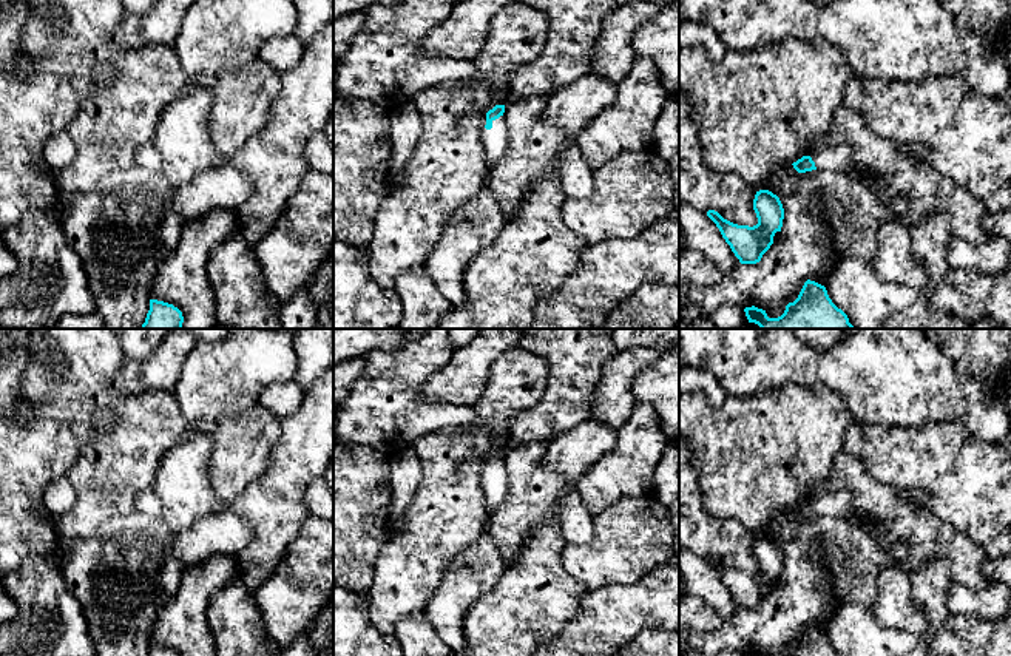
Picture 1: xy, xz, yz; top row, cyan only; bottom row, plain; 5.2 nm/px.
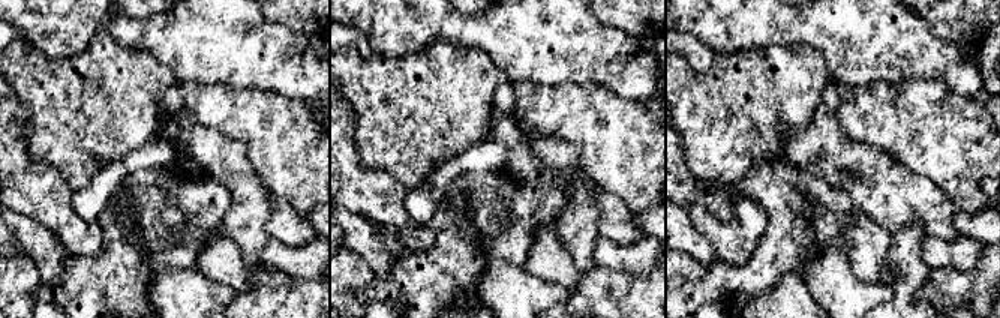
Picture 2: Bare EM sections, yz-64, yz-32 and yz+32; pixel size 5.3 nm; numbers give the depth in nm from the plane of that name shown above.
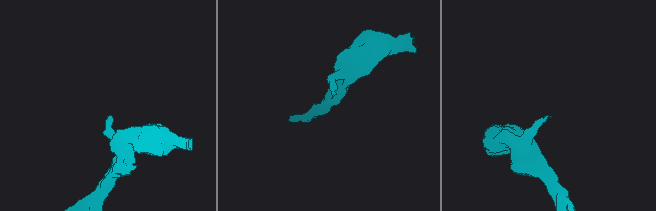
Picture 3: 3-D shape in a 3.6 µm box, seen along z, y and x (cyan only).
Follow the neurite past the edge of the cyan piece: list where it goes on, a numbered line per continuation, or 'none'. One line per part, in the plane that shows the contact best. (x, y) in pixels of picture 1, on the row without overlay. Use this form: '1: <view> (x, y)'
1: xz (494, 486)

